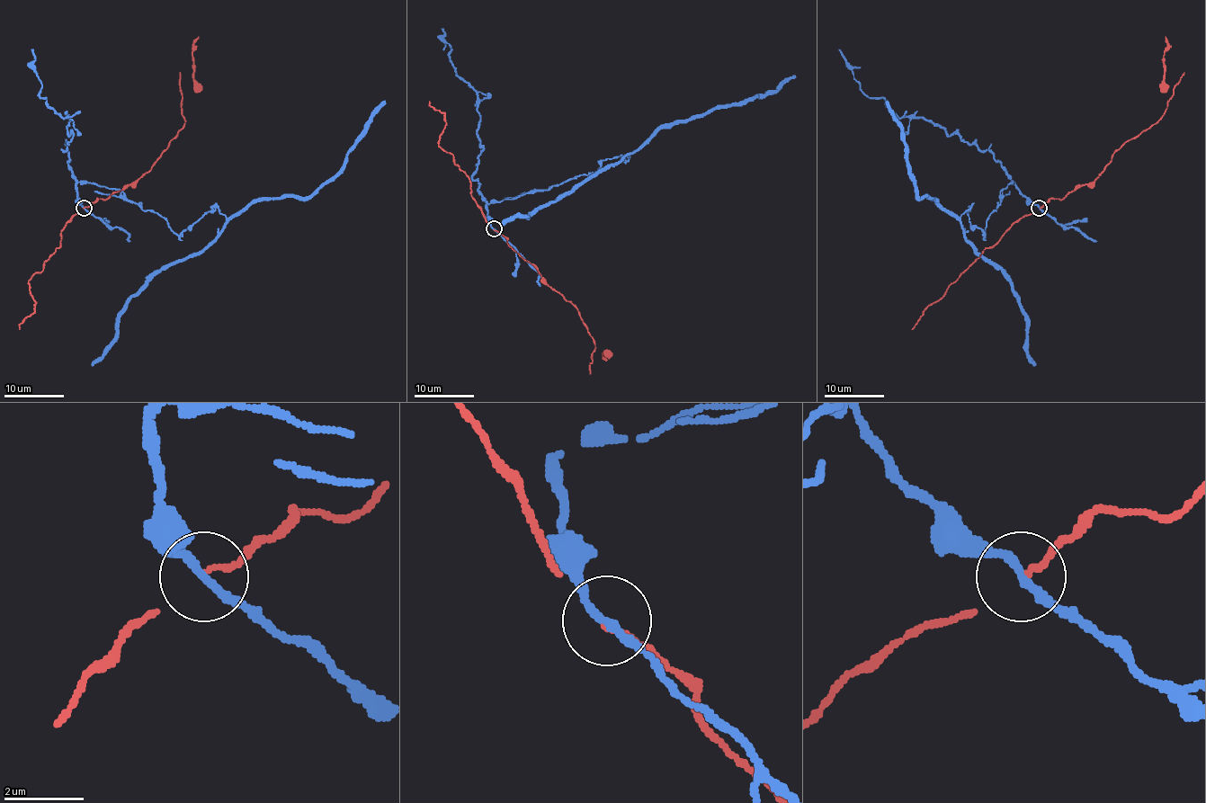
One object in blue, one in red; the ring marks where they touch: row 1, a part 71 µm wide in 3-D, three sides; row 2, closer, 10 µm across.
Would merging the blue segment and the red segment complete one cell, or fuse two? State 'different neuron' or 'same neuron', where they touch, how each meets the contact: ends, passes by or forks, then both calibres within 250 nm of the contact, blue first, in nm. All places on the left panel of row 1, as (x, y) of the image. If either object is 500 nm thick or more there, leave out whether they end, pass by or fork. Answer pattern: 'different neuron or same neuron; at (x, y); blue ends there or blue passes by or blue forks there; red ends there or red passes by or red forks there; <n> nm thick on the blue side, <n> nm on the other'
different neuron; at (84, 208); blue passes by; red ends there; 200 nm thick on the blue side, 140 nm on the other

